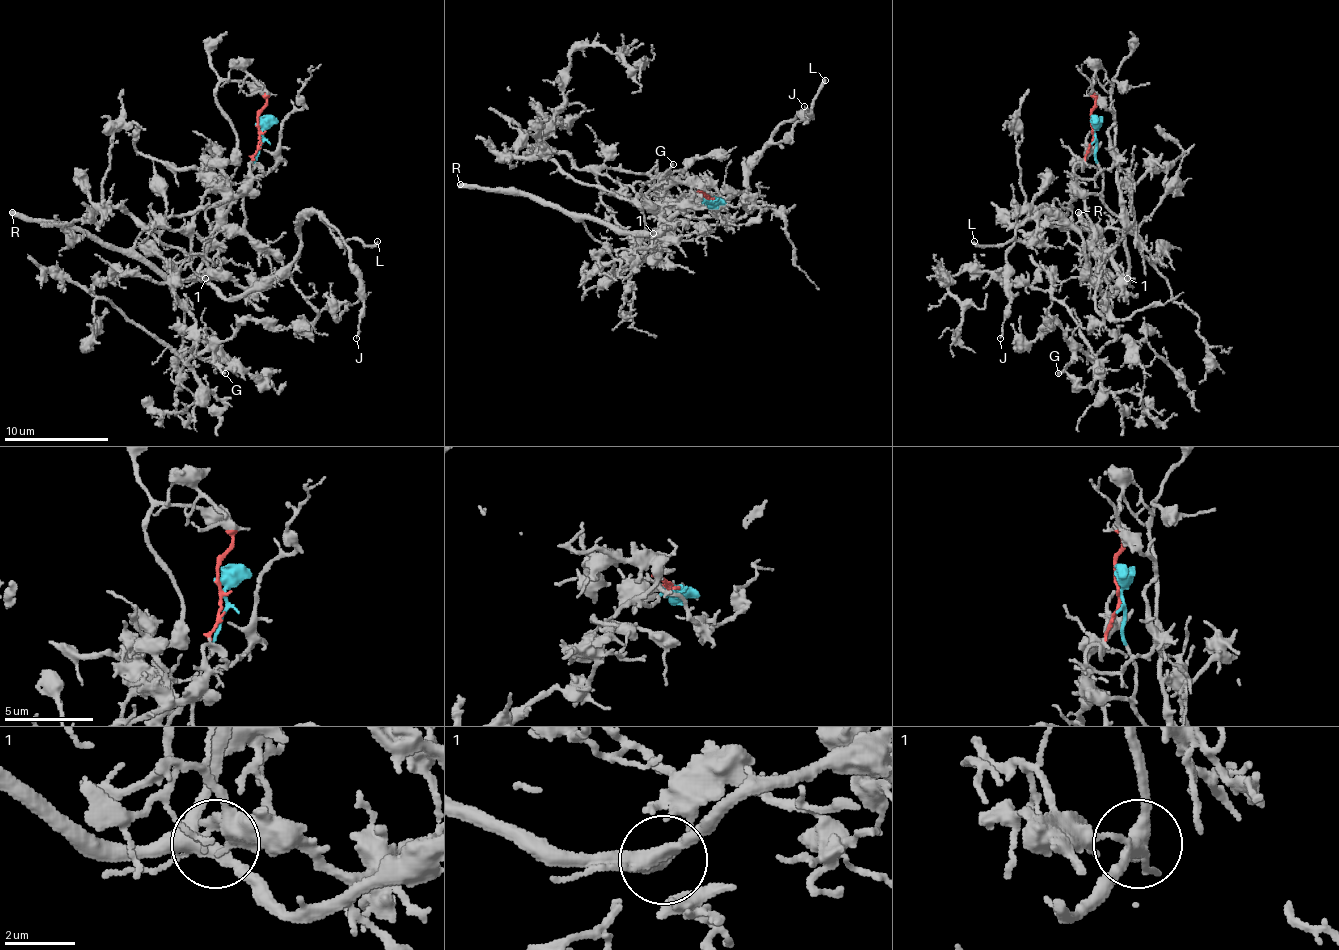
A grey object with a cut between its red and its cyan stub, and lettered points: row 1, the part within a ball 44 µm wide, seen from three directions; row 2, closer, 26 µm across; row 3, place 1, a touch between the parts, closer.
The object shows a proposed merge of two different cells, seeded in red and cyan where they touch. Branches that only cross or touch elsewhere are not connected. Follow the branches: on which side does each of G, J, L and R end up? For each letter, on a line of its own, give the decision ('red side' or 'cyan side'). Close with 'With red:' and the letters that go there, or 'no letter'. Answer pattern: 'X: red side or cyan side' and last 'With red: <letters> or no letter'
G: red side
J: cyan side
L: cyan side
R: cyan side
With red: G

